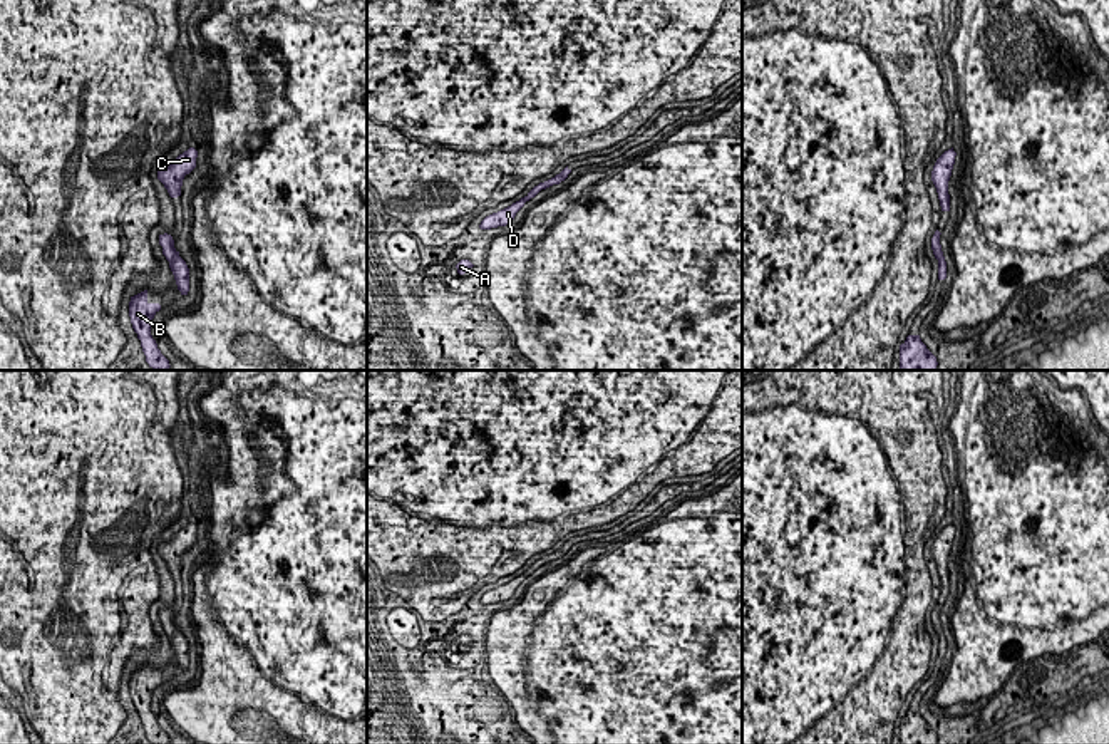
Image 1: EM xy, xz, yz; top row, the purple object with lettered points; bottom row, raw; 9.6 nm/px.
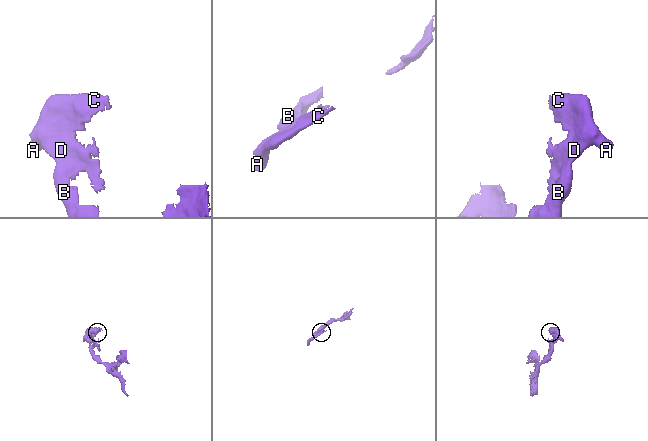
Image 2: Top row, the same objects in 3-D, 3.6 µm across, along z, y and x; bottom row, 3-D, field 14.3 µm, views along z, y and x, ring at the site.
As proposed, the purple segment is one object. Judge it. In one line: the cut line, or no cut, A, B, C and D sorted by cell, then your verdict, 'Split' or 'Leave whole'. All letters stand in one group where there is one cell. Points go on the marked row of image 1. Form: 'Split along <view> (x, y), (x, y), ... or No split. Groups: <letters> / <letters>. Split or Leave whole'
No split. Groups: A B C D. Leave whole

